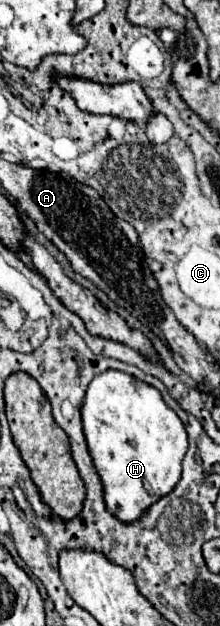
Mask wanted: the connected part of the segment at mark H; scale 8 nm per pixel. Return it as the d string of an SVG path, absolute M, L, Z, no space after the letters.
M118 370L94 376L82 404L82 426L104 488L106 508L118 520L126 524L140 520L154 502L178 484L188 436L182 420L166 406L156 388Z

